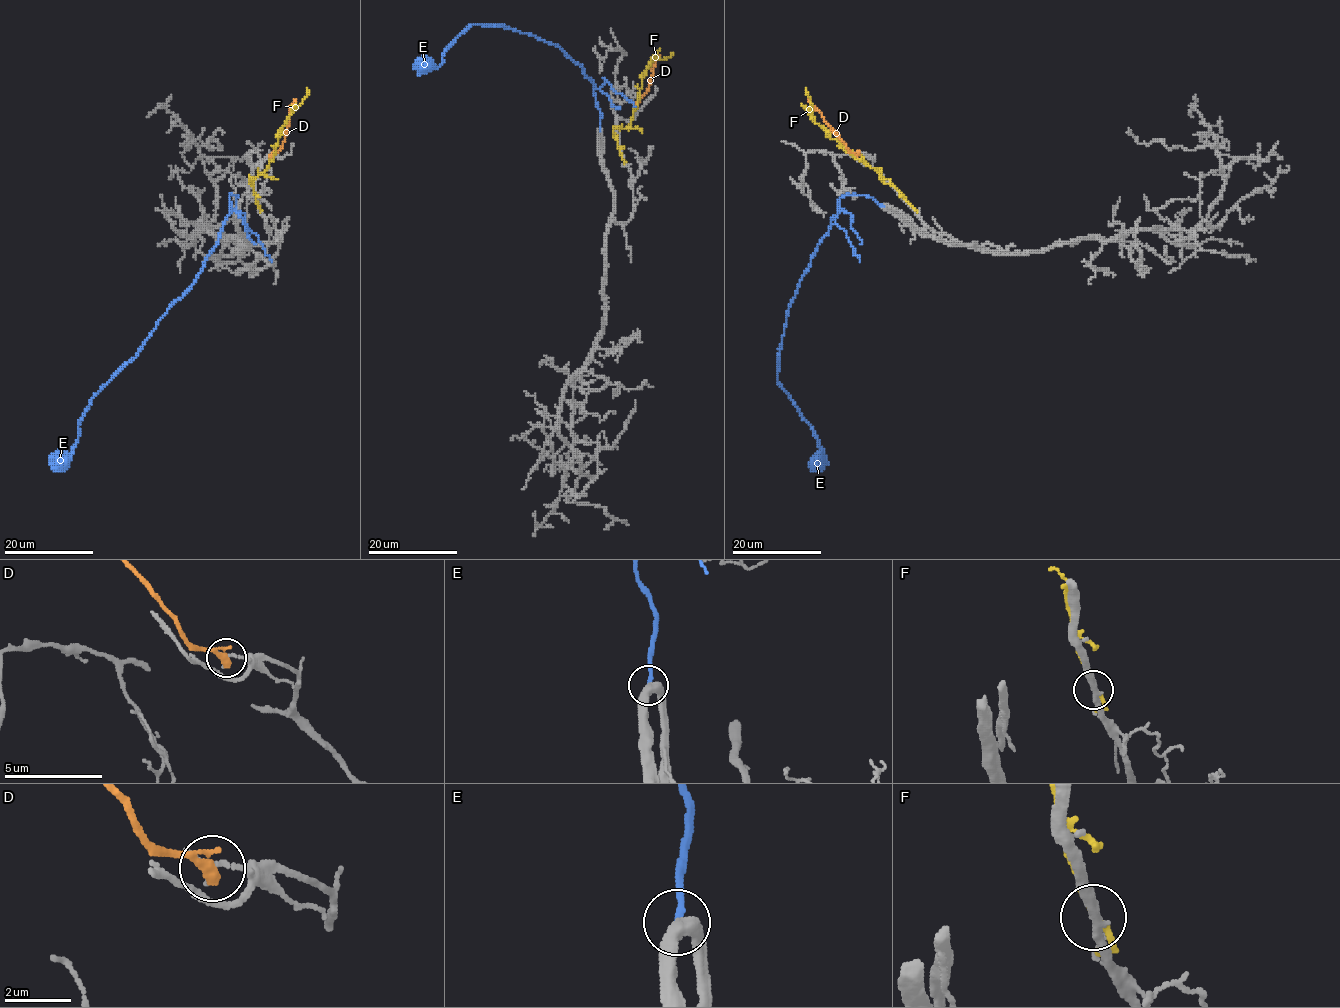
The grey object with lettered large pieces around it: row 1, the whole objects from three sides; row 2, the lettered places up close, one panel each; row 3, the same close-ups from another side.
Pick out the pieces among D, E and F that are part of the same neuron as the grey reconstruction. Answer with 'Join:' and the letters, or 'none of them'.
Join: E

